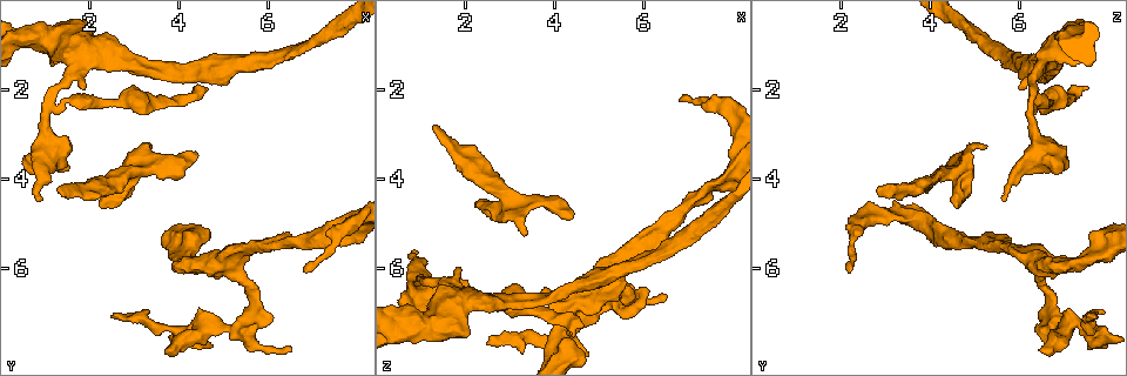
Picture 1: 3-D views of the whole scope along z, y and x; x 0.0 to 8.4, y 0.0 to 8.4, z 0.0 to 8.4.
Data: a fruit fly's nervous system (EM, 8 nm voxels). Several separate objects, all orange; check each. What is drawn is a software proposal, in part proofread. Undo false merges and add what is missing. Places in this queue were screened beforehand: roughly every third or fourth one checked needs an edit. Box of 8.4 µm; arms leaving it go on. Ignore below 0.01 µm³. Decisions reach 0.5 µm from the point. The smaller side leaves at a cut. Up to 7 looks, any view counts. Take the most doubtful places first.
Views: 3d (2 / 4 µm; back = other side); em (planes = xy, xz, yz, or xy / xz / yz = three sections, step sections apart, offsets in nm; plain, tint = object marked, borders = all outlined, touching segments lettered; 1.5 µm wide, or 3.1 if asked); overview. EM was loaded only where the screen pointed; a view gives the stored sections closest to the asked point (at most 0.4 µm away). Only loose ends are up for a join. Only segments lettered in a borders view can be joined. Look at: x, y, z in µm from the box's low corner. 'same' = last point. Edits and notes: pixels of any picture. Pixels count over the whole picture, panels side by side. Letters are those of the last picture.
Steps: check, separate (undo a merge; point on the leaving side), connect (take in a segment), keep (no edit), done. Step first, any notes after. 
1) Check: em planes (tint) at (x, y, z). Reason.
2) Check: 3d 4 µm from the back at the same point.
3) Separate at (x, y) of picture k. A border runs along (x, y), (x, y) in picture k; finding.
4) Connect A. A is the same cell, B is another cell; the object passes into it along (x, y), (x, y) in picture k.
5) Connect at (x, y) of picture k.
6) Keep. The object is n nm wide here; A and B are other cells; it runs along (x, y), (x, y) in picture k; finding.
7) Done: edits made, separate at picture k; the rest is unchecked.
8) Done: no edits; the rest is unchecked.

Check: 3d 2 µm at (6.80, 6.05, 2.25). Long arm stops here.

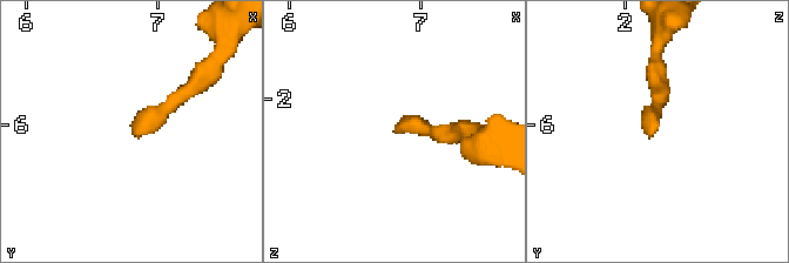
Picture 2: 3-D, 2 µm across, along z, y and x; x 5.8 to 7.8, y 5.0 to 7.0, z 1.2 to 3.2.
Check: em xz step 8 (borders) at (6.84, 6.08, 2.22). Need the tissue.

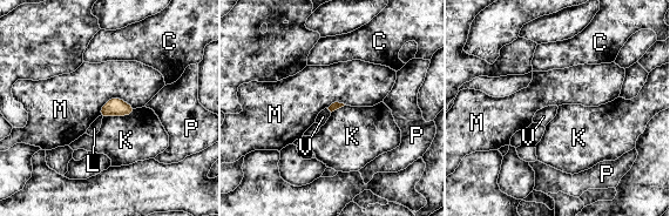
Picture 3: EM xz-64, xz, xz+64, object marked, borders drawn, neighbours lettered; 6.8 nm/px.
Check: em planes (borders) at the same point. Another direction.

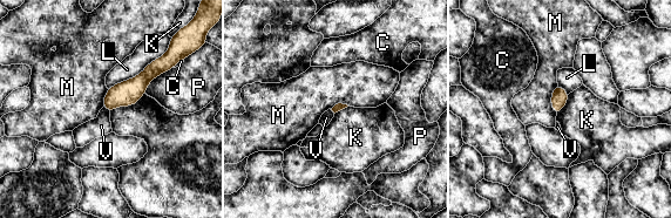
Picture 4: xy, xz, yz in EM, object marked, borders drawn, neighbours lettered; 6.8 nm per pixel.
Keep. C, K, L, M, P and V are other cells; a border runs along (103, 106), (109, 113) in picture 4; none of them fits.

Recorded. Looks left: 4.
Check: 3d 4 µm at (1.10, 2.45, 6.25). Thin neck.

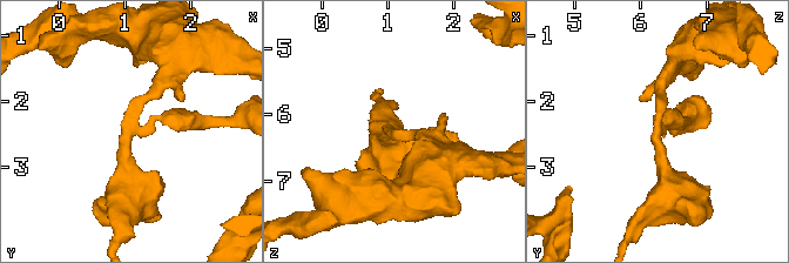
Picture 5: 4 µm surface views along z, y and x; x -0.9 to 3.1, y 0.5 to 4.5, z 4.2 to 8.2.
Check: em planes (borders) at (1.05, 2.45, 6.30). 3 arms meet here; the arms are 200, 280, 320 nm wide.

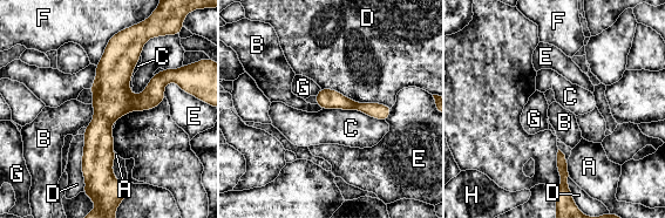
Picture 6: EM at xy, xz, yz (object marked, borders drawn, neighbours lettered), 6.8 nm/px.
Keep. A, B, C, D, E, F, G and H are other cells; a border runs along (323, 108), (357, 109), (385, 121) in picture 6; all the same neuron.

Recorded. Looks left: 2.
Check: em planes (tint) at (2.25, 4.65, 4.60).

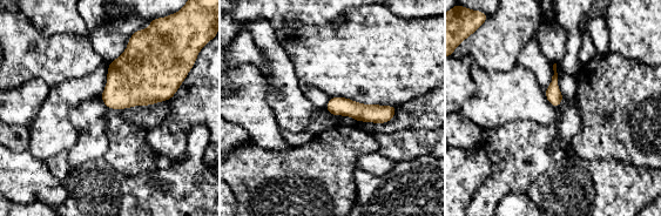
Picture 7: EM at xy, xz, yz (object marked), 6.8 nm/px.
Check: em planes (borders) at the same point. What lies round it.

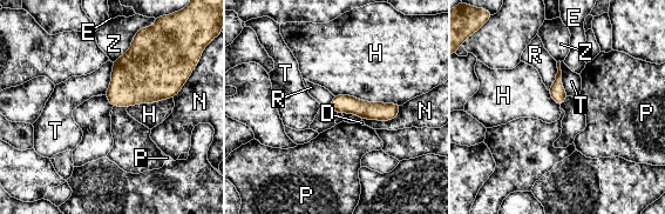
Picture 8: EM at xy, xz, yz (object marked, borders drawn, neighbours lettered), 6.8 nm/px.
Keep. D, E, H, N, P, R, T and Z are other cells; it runs along (333, 104), (364, 109), (397, 106) in picture 8; no lettered segment goes on from it.

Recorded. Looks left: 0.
Done: no edits; the rest is unchecked.

